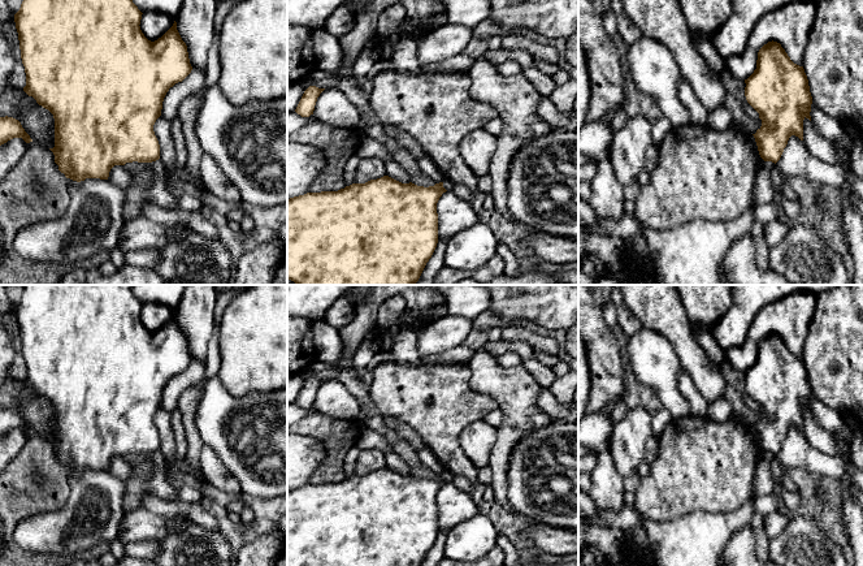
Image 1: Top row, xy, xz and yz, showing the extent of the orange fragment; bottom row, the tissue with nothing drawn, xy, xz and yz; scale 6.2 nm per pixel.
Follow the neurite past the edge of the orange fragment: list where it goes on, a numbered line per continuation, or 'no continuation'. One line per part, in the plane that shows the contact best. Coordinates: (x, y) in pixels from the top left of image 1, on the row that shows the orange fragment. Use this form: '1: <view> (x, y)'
no continuation

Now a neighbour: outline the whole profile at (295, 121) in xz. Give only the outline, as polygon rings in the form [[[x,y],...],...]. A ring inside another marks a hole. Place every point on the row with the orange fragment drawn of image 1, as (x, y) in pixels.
[[[295,111],[287,112],[287,135],[299,130],[304,125],[315,122],[315,121],[317,121],[315,115],[311,115],[309,117],[302,117]]]

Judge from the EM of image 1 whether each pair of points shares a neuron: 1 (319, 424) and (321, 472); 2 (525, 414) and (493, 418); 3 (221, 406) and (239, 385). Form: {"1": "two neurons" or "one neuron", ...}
{"1": "one neuron", "2": "two neurons", "3": "two neurons"}

